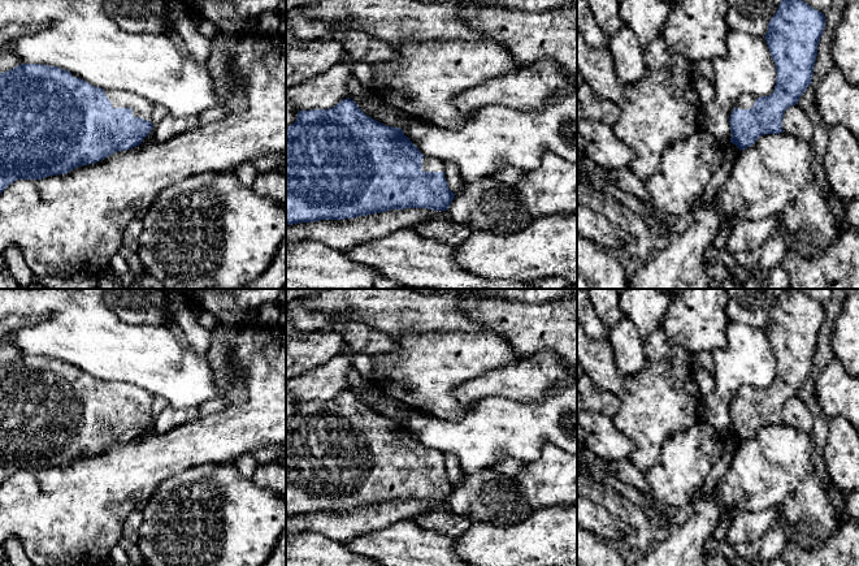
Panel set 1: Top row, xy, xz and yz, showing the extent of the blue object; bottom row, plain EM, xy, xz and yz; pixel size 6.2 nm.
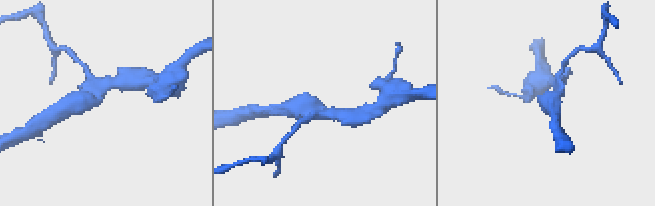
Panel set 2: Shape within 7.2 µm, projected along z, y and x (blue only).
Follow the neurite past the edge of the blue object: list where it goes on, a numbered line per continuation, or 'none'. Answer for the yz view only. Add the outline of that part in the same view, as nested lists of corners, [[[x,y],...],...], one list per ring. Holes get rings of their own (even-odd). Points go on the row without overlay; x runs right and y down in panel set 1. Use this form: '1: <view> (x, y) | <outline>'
1: yz (746, 392) | [[[745,384],[742,386],[739,386],[734,399],[738,401],[750,401],[754,398],[755,392],[758,390],[758,388]]]

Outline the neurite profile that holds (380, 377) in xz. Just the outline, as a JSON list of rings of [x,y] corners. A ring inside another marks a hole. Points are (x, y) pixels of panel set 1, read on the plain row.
[[[433,330],[394,338],[398,347],[373,357],[373,373],[368,380],[385,396],[399,401],[404,409],[415,409],[442,420],[460,420],[473,407],[460,405],[454,397],[459,385],[519,360],[511,344],[491,330]]]

